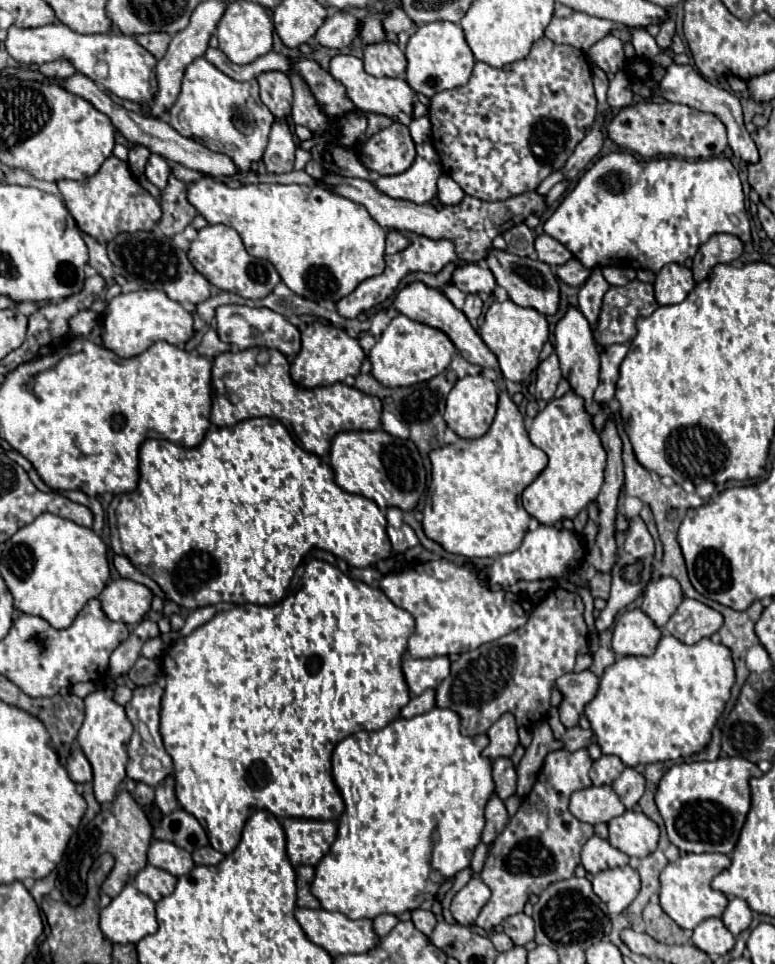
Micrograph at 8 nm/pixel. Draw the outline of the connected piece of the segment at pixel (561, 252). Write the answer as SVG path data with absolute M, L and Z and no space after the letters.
M547 233L535 237L535 253L537 253L539 261L543 261L543 263L547 263L551 267L563 265L573 257L557 239L549 237Z

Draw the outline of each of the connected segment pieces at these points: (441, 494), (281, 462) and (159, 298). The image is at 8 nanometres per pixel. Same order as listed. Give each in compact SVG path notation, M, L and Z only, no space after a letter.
M505 389L499 391L497 415L489 427L489 431L479 439L459 439L453 445L439 447L431 451L433 475L431 475L431 507L423 511L423 529L425 535L437 541L445 551L463 555L469 559L475 557L495 557L517 551L531 521L531 515L523 507L519 507L521 493L527 485L531 485L537 475L547 467L547 455L529 441L527 429L523 425L523 415L519 407L513 403Z
M273 417L245 419L245 421L237 423L235 427L223 427L223 429L211 427L209 433L205 435L203 443L193 447L193 449L175 445L171 441L147 439L141 445L141 451L139 451L139 473L141 473L139 487L131 493L115 495L109 509L107 509L107 519L109 519L109 529L111 529L111 547L117 555L127 557L137 569L141 569L145 575L149 575L153 581L157 581L157 585L165 591L169 601L183 605L183 607L189 607L189 609L217 605L221 601L237 603L237 605L243 605L243 603L275 605L275 603L279 603L287 595L289 581L291 581L299 561L313 547L331 551L339 559L347 561L351 567L369 567L369 565L375 565L381 559L393 559L395 557L391 541L387 537L387 519L381 513L381 509L377 507L377 503L363 497L363 495L351 495L351 493L343 491L333 479L333 469L325 461L321 461L321 457L311 455L309 451L303 451L303 447L299 447L291 439L285 425L279 419L273 419Z
M133 291L117 295L103 313L103 345L115 355L129 359L157 341L181 345L193 335L193 317L177 301L171 301L163 291Z

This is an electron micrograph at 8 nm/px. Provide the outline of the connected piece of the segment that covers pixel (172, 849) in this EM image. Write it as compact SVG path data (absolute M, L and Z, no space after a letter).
M153 841L149 847L149 863L157 869L163 869L175 877L187 875L195 863L191 859L191 853L185 849L167 843L167 841Z

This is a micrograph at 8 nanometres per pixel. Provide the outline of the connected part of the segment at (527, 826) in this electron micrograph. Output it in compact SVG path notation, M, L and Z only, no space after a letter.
M587 749L553 751L547 755L535 787L523 797L521 807L511 817L505 831L495 839L479 879L491 889L491 899L477 917L477 925L491 931L509 915L521 913L529 895L539 895L551 883L569 879L579 865L581 847L593 837L593 827L575 819L569 811L573 791L591 787L589 769L593 759Z

